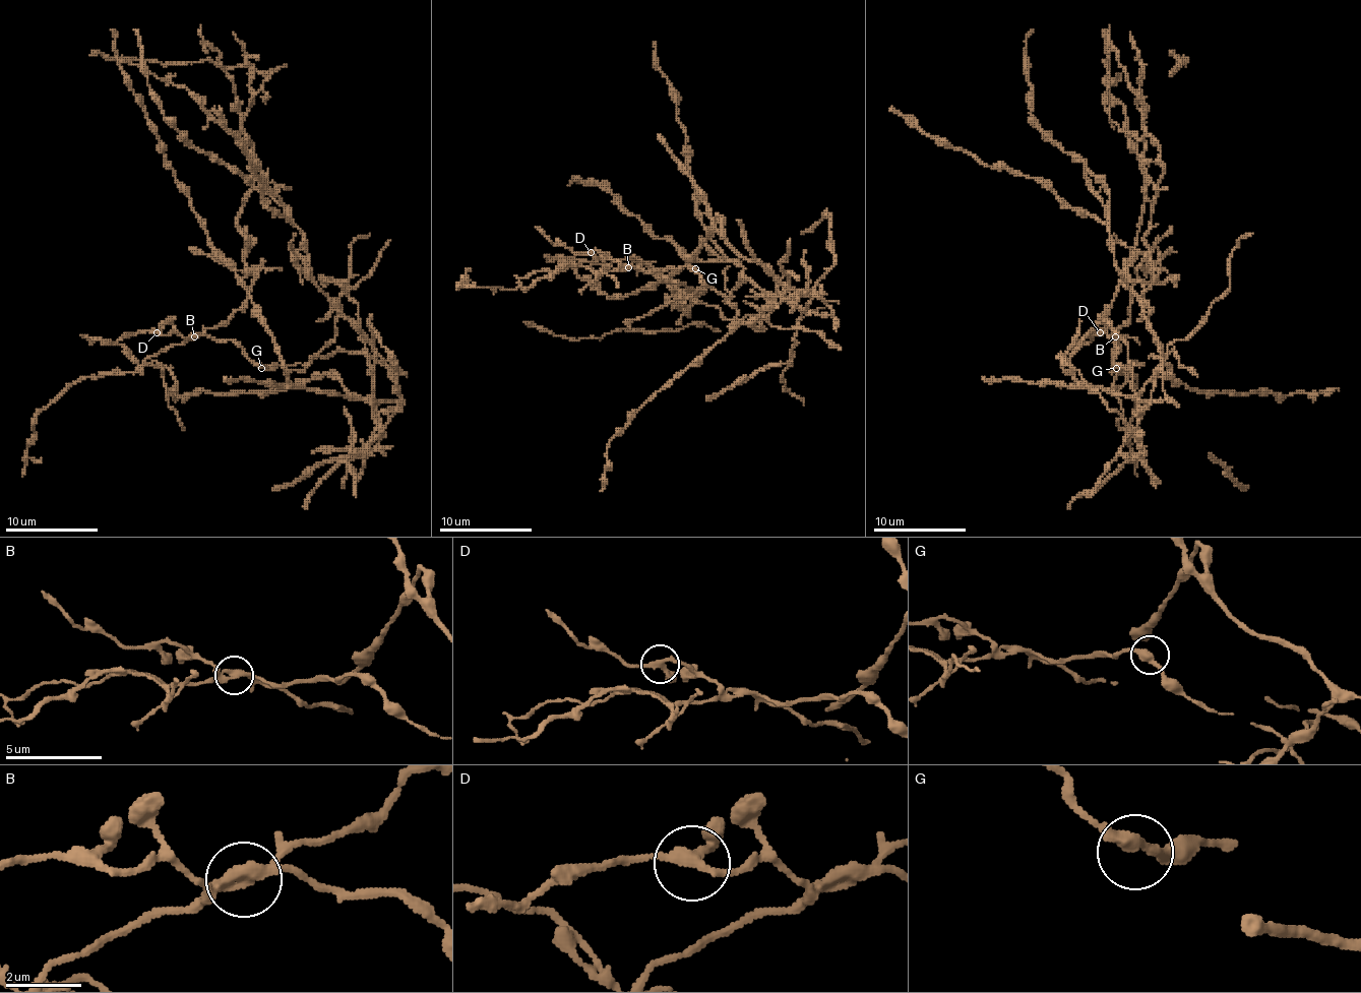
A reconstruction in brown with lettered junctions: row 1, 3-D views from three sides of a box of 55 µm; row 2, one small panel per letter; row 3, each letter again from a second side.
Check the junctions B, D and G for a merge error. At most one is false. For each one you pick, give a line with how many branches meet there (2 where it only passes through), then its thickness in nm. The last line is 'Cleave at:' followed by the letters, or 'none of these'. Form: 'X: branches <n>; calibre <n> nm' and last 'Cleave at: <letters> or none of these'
B: branches 3; calibre 280 nm
Cleave at: B

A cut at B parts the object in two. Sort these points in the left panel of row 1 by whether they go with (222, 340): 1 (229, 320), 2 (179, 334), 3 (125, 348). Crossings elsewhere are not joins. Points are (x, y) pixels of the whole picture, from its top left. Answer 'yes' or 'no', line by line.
1: no
2: yes
3: no

